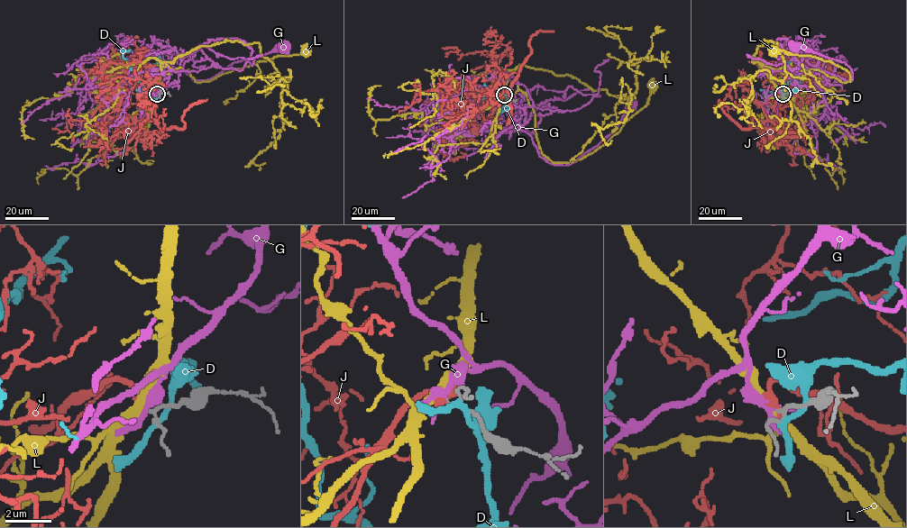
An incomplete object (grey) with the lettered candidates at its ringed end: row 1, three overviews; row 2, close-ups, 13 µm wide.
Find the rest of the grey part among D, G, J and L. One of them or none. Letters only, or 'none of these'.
L

